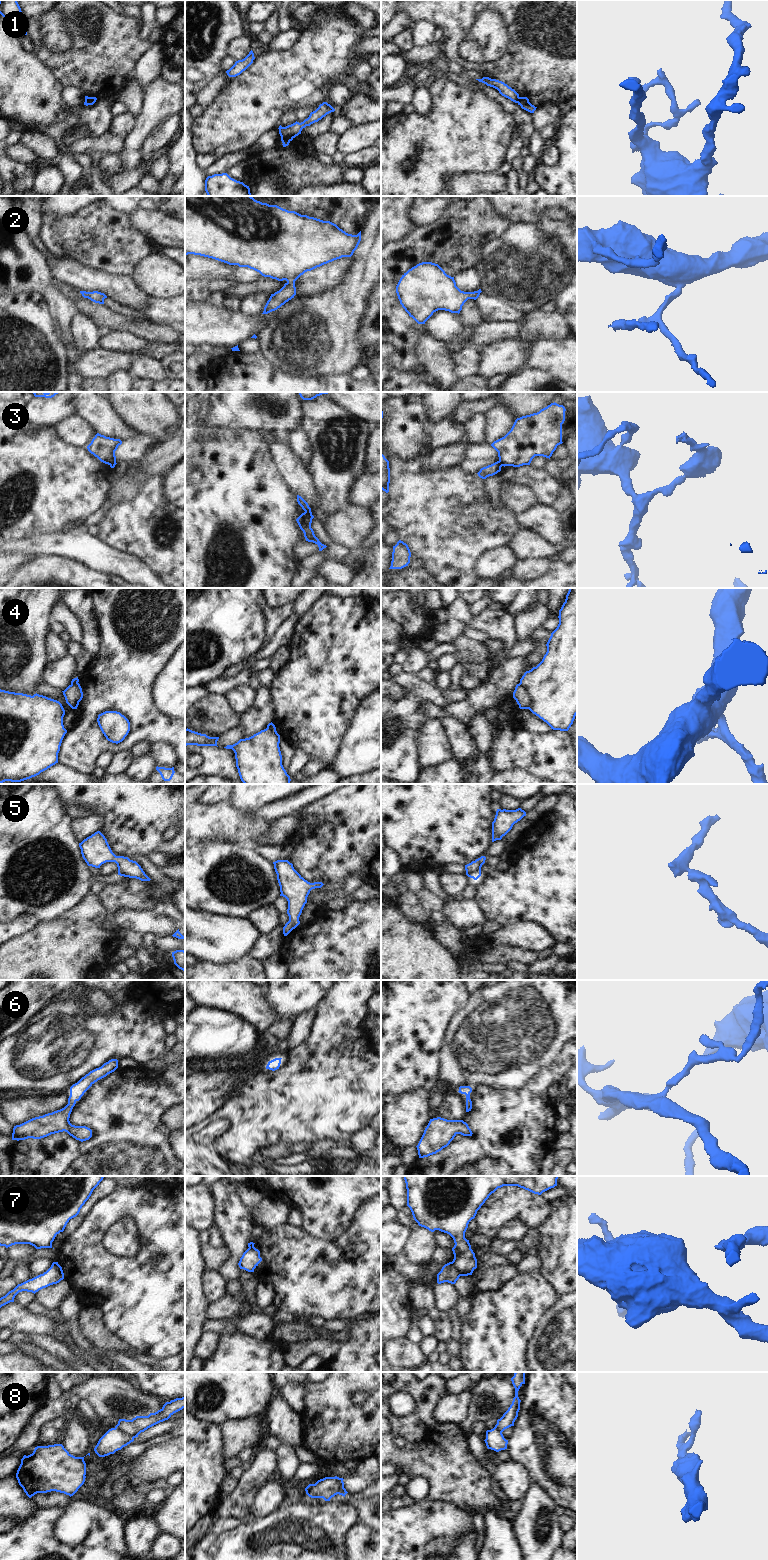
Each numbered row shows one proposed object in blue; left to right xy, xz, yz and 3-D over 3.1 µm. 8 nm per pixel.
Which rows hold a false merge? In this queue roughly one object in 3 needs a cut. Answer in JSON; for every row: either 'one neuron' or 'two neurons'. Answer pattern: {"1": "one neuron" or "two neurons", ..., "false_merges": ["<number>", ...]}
{"1": "two neurons", "2": "one neuron", "3": "two neurons", "4": "two neurons", "5": "one neuron", "6": "one neuron", "7": "two neurons", "8": "two neurons", "false_merges": ["1", "3", "4", "7", "8"]}

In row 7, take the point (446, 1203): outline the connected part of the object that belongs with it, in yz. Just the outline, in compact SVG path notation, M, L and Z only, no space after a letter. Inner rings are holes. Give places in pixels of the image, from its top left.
M403 1176L407 1189L407 1206L419 1226L431 1232L439 1230L449 1234L454 1240L454 1259L451 1262L461 1276L472 1275L477 1268L477 1259L471 1249L465 1232L477 1211L498 1188L518 1186L534 1194L557 1186L558 1176Z

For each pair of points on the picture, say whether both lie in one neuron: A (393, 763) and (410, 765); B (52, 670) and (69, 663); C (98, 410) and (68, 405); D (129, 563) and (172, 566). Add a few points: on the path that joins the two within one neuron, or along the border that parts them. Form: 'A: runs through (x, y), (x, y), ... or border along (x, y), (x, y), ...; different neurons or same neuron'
A: runs through (397, 761), (406, 765); same neuron
B: runs through (56, 670), (62, 670), (65, 667); same neuron
C: border along (76, 402), (77, 414); different neurons
D: border along (126, 553), (140, 558), (160, 577); different neurons

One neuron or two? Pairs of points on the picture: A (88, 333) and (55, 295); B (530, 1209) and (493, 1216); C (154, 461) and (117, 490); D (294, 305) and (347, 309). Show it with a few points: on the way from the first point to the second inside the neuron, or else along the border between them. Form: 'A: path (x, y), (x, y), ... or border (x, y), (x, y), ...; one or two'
A: border (81, 313), (77, 314), (73, 320), (74, 341); two
B: path (521, 1209), (502, 1209); one
C: path (148, 471), (135, 485), (127, 488); one
D: path (307, 309), (334, 309); one

